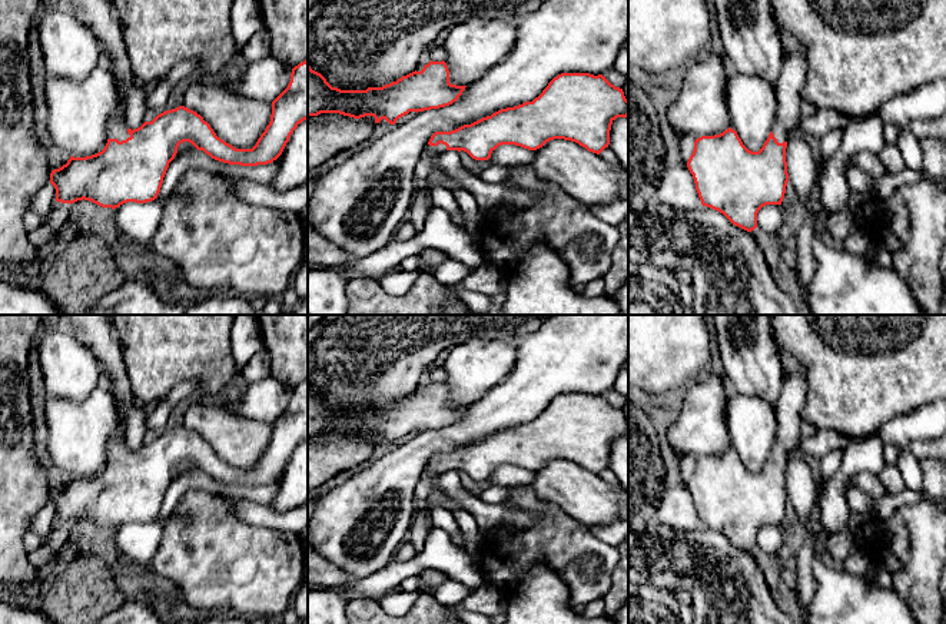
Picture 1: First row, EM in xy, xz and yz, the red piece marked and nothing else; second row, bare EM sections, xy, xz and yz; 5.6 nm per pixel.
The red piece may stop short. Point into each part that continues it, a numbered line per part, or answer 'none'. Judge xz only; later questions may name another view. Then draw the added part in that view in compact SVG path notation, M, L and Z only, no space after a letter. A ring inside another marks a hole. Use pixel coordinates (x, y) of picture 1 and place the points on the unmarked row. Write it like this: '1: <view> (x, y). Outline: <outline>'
1: xz (427, 481). Outline: M439 464L438 467L429 467L421 474L414 491L414 499L426 505L432 489L435 488L438 477L447 471L447 467Z

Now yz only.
1: yz (790, 402). Outline: M799 374L783 378L781 394L776 404L779 429L771 452L779 464L787 461L790 454L799 454L801 442L801 409L806 401L806 379Z

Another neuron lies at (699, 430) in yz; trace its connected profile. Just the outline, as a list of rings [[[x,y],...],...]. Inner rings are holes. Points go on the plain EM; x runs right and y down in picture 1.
[[[704,374],[686,386],[680,409],[668,428],[667,441],[678,459],[720,455],[730,448],[726,426],[728,392],[721,378]]]

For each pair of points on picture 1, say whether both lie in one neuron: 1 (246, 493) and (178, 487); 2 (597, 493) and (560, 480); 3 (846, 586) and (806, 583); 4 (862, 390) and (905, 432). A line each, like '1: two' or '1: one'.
1: one
2: one
3: two
4: two

